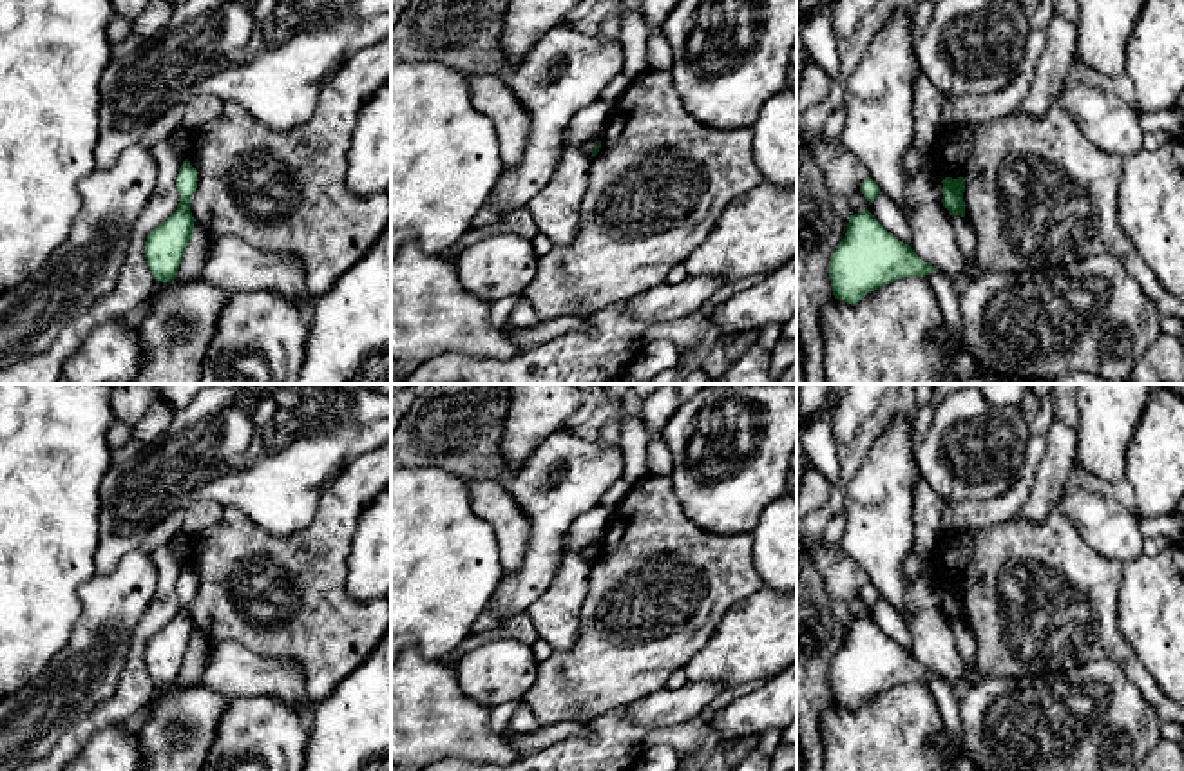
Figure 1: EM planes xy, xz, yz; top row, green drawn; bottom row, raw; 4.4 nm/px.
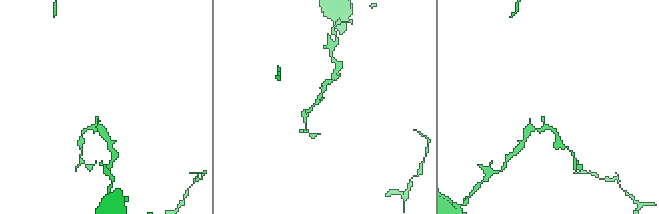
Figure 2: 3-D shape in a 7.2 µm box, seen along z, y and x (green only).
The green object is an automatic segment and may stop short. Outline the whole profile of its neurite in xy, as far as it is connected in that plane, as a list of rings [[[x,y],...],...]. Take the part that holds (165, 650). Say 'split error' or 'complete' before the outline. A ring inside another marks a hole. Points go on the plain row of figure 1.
complete; [[[188,565],[179,574],[176,592],[181,603],[177,615],[154,633],[145,646],[145,664],[158,688],[176,684],[183,659],[194,639],[190,604],[197,594],[197,576]]]

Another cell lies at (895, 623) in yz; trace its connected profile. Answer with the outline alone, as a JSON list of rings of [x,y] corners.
[[[880,597],[873,606],[873,621],[898,646],[909,650],[911,617],[905,612]]]

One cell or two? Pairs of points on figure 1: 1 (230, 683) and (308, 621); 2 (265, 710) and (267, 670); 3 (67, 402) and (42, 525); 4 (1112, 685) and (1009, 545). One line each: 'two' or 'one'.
1: two
2: two
3: one
4: two

